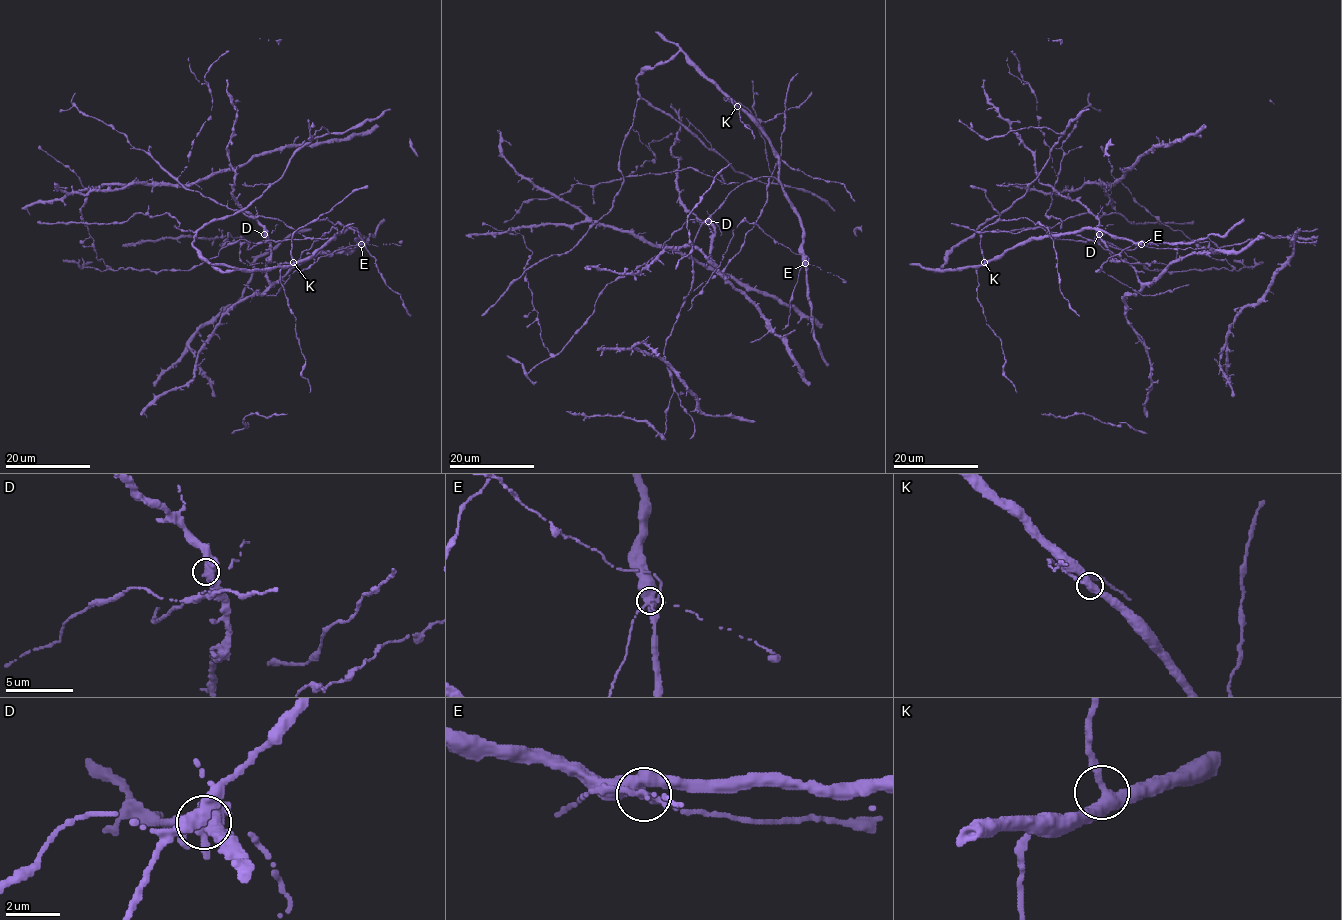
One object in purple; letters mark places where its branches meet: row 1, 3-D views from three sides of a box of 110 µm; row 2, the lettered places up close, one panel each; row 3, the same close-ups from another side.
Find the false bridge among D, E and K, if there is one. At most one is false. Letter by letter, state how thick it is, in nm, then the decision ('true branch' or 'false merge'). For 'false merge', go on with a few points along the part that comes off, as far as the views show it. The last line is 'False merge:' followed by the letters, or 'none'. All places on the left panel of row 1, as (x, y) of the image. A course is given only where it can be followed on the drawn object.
D: 400 nm | true branch
E: 360 nm | false merge | (361, 245), (336, 250), (320, 256), (308, 268), (296, 270), (276, 295), (253, 291), (244, 284)
K: 360 nm | true branch
False merge: E

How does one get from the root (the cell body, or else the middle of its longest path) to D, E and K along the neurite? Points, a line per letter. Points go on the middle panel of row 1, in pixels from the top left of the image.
D: (661, 250), (663, 244), (687, 221), (705, 222), (710, 216), (708, 221)
E: (661, 250), (687, 221), (704, 222), (736, 188), (772, 176), (798, 217), (805, 263)
K: (661, 250), (687, 221), (704, 222), (736, 188), (759, 177), (777, 177), (776, 150), (766, 134), (737, 106)

